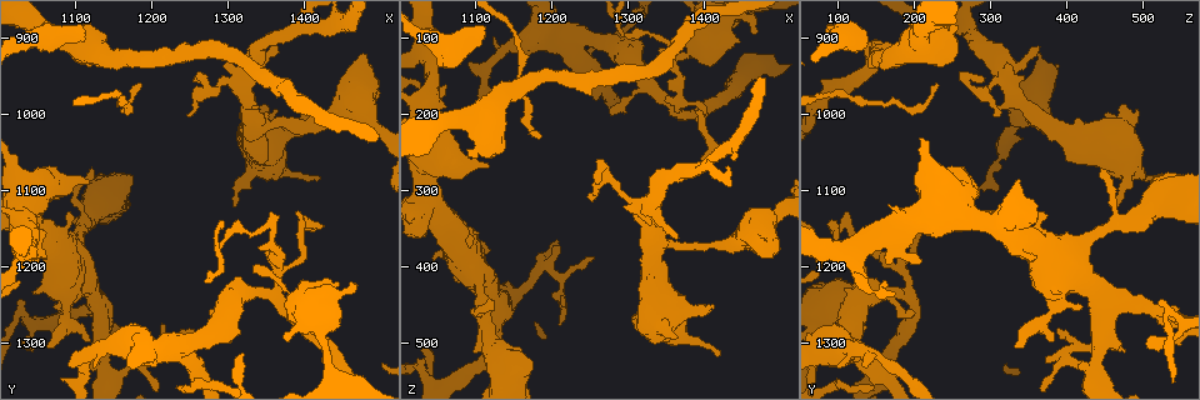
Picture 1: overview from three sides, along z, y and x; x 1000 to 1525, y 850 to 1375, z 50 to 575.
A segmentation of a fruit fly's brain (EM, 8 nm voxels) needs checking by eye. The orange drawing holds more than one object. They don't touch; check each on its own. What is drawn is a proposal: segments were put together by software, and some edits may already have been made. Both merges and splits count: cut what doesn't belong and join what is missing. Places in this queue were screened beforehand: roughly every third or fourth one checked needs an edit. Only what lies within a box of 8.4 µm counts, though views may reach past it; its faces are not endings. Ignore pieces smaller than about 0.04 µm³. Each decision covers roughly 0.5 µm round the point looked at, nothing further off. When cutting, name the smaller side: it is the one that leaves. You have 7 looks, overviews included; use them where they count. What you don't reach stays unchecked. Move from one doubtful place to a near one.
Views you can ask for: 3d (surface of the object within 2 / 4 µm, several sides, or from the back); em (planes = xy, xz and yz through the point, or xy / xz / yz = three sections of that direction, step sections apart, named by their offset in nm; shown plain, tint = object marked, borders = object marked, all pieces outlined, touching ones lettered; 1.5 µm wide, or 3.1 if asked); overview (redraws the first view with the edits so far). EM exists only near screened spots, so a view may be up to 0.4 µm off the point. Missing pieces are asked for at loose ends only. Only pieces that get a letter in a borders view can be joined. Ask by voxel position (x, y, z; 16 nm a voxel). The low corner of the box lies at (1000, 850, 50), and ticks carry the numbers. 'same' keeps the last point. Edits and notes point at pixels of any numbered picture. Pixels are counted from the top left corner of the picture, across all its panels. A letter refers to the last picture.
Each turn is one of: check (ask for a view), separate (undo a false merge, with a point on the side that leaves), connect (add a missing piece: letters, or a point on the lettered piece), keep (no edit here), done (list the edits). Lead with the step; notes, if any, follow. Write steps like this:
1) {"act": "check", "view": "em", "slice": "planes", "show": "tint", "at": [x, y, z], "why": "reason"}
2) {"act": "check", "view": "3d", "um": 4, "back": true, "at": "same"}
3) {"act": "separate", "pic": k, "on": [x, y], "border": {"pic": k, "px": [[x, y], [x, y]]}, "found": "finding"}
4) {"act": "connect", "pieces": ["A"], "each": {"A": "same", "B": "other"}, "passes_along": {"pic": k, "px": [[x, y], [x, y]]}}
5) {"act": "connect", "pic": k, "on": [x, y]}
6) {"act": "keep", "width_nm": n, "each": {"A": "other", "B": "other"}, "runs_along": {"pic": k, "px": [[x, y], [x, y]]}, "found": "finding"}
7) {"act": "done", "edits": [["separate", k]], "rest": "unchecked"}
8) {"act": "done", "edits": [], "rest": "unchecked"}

{"act": "check", "view": "3d", "um": 4, "at": [1100, 885, 85]}

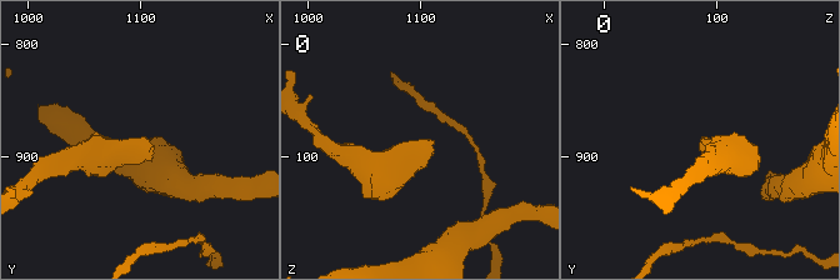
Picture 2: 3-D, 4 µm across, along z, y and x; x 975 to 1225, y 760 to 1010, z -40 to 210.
{"act": "check", "view": "em", "slice": "planes", "show": "borders", "at": [1100, 882, 82]}

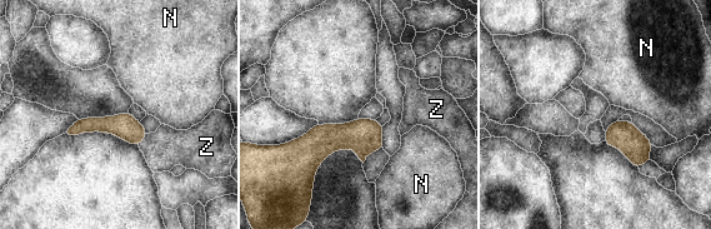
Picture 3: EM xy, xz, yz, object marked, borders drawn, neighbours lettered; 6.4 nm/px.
{"act": "connect", "pieces": ["Z"], "longest_contact_nm": ["Z", 110], "each": {"N": "other", "Z": "same"}, "passes_along": {"pic": 3, "px": [[125, 127], [141, 140], [165, 148]]}, "found": "the neuron continues"}

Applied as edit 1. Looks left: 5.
{"act": "check", "view": "em", "slice": "planes", "show": "tint", "at": [1415, 1090, 520], "why": "branch stops here"}

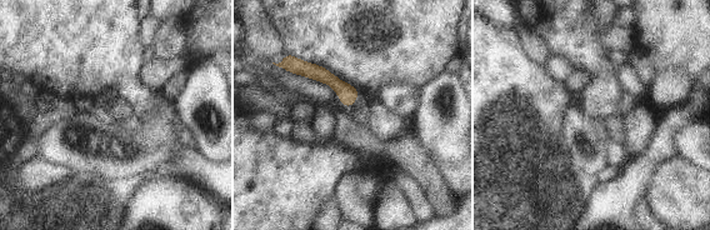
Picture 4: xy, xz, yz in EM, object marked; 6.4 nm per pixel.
{"act": "check", "view": "em", "slice": "planes", "show": "borders", "at": "same"}

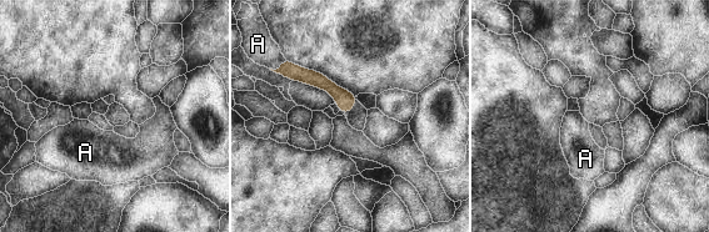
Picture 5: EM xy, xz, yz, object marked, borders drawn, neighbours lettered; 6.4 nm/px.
{"act": "keep", "longest_contact_nm": ["A", 120], "each": {"A": "other"}, "border": {"pic": 5, "px": [[285, 59], [273, 70]]}, "found": "no lettered piece goes on from it"}

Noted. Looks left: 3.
{"act": "check", "view": "3d", "um": 4, "back": true, "at": [1495, 1020, 330], "why": "thick turns thin"}

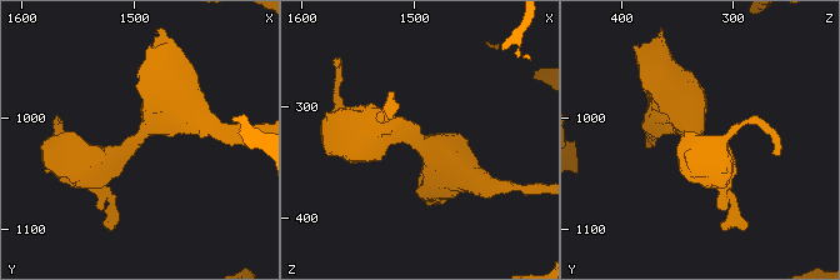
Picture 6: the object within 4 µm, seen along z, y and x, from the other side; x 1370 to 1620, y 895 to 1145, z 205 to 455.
{"act": "check", "view": "em", "slice": "planes", "show": "borders", "at": [1496, 1020, 330], "arm_widths_nm": [180, 600]}

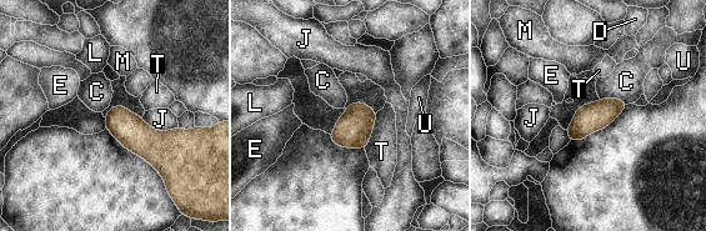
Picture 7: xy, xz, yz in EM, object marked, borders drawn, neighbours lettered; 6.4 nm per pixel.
{"act": "keep", "each": {"C": "other", "D": "other", "E": "other", "J": "other", "L": "other", "M": "other", "T": "other", "U": "other"}, "border": {"pic": 7, "px": [[600, 98], [619, 98], [627, 104]]}, "found": "all the same neuron"}

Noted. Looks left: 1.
{"act": "done", "edits": [["connect", 3]], "rest": "unchecked"}

